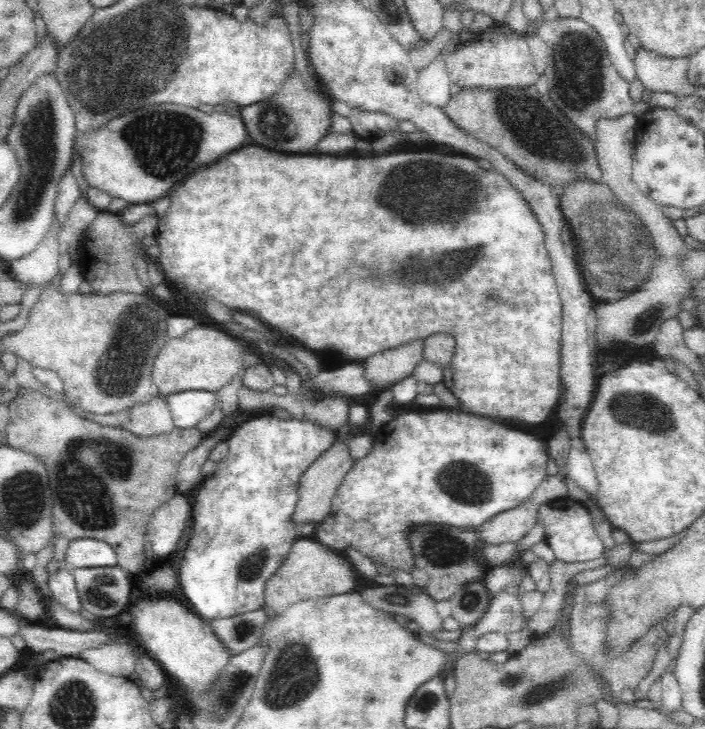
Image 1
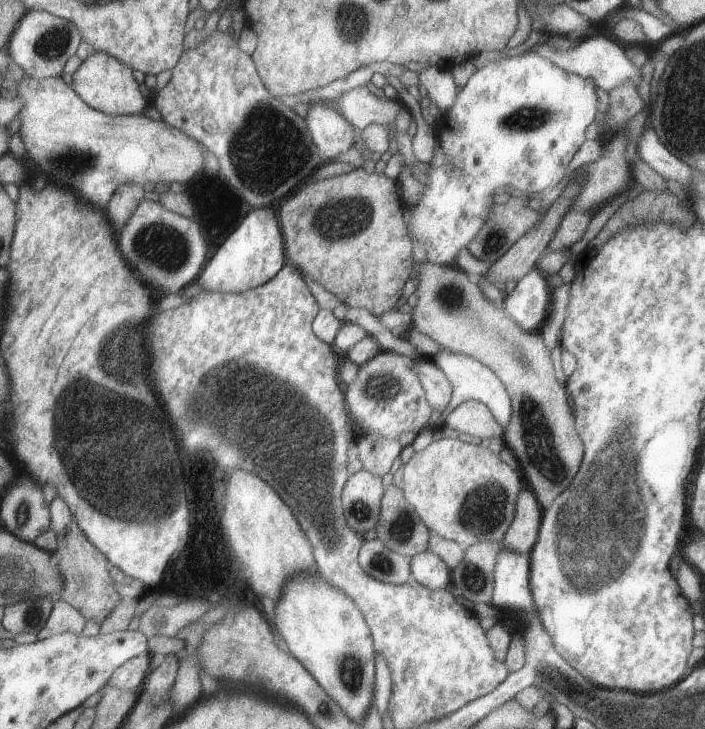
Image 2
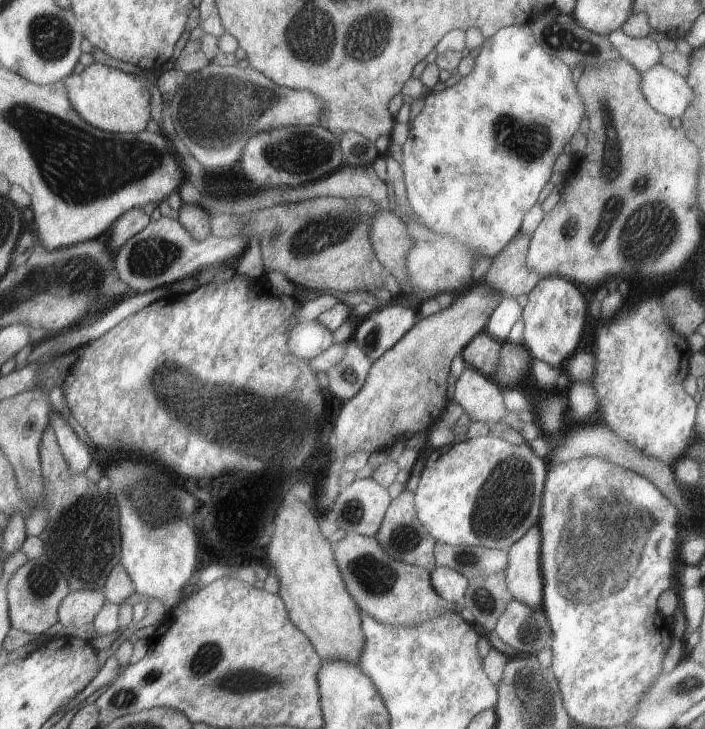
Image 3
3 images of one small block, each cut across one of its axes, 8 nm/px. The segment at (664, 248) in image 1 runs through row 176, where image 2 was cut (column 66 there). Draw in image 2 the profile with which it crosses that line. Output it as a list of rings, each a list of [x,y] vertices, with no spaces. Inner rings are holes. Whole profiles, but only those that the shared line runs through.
[[[55,600],[46,626],[38,632],[38,640],[45,640],[63,633],[81,634],[86,622],[87,619],[80,610],[76,610],[65,601]]]

